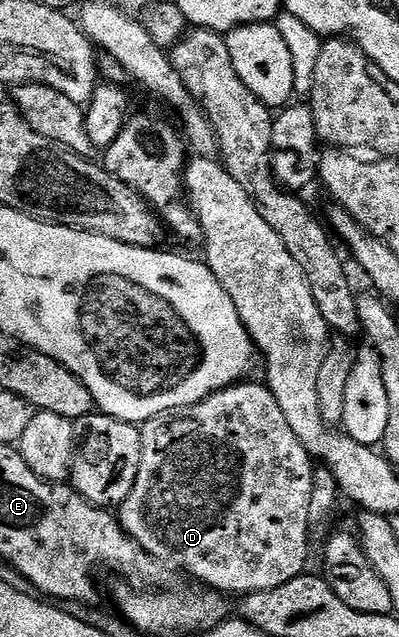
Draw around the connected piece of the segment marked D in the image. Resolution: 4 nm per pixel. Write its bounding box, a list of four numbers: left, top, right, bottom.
[118,382,314,594]

